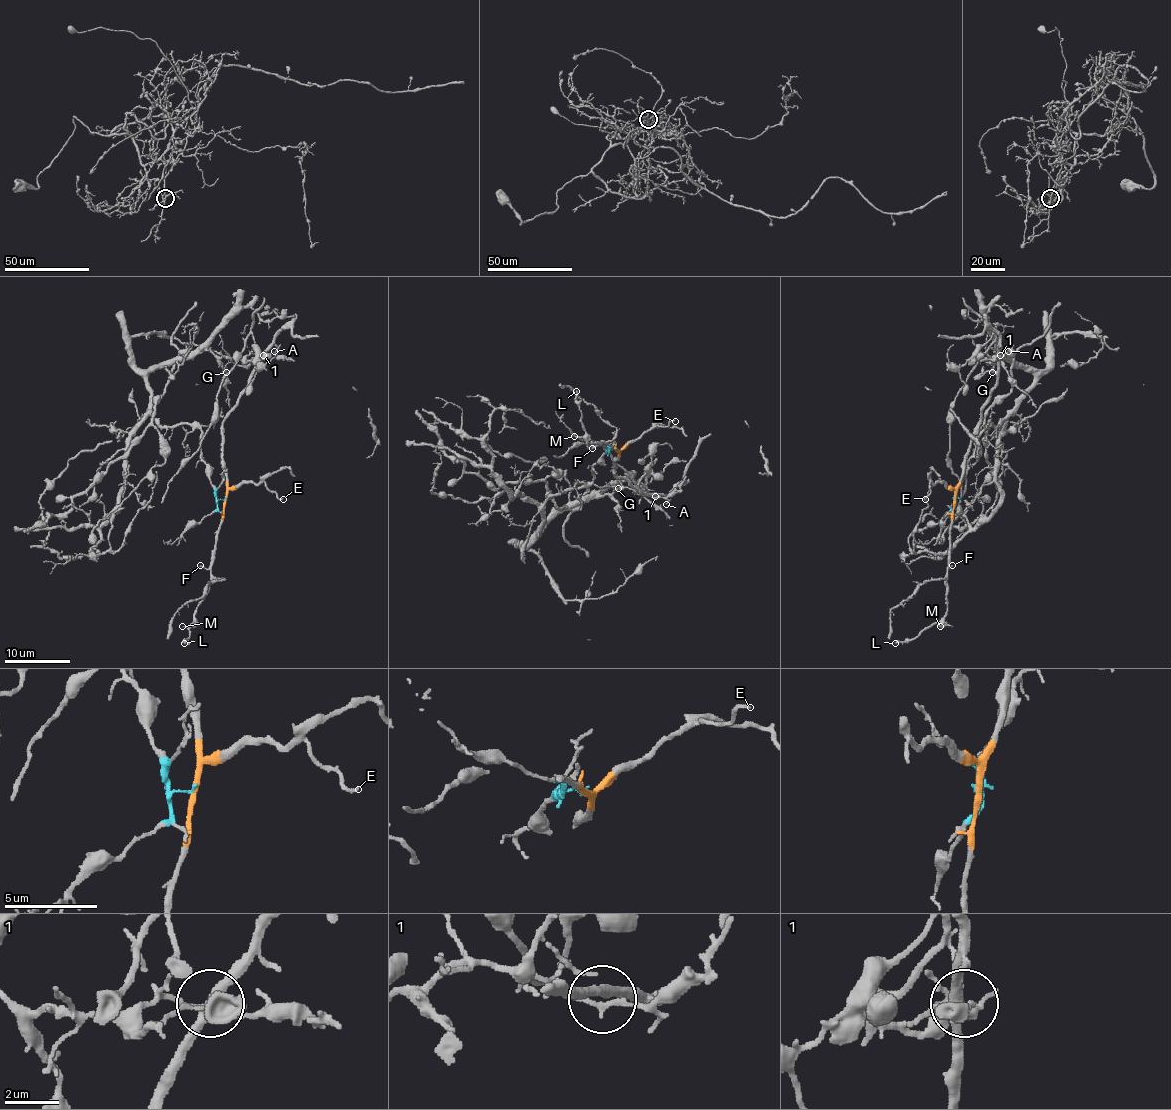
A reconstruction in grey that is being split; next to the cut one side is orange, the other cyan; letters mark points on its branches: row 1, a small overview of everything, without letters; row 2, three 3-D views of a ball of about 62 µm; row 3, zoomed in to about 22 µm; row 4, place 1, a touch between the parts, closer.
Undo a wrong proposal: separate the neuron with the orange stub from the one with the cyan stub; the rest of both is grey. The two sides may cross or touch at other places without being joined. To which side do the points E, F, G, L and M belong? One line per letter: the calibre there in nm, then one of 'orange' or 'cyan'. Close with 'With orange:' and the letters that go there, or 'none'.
E: 200 nm | orange
F: 190 nm | orange
G: 150 nm | cyan
L: 220 nm | orange
M: 150 nm | orange
With orange: E, F, L, M

